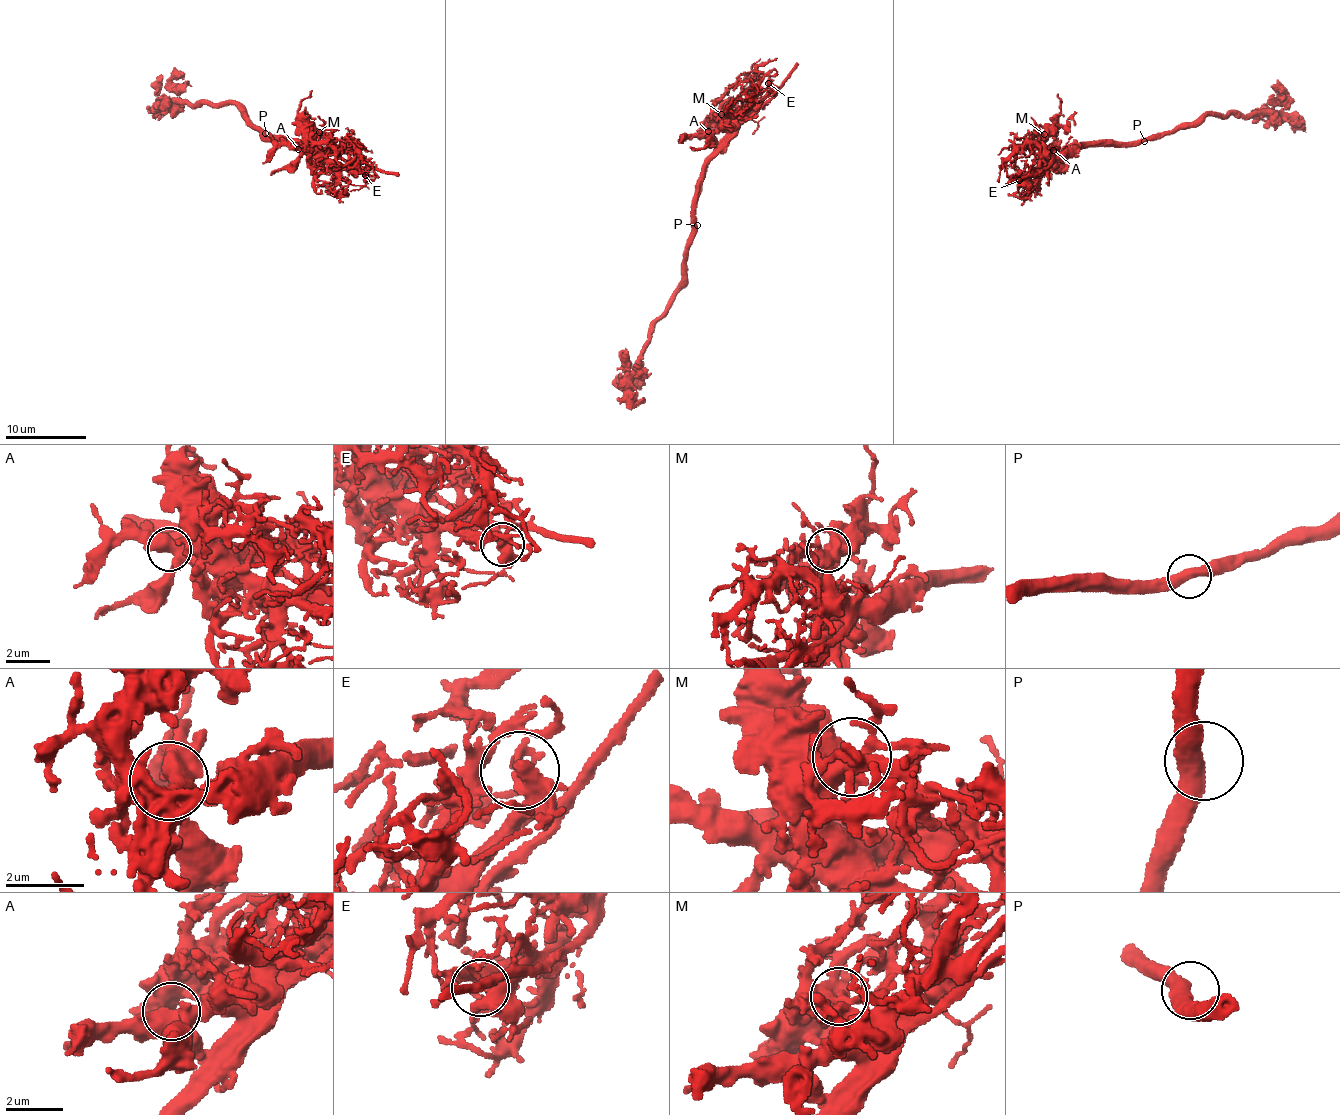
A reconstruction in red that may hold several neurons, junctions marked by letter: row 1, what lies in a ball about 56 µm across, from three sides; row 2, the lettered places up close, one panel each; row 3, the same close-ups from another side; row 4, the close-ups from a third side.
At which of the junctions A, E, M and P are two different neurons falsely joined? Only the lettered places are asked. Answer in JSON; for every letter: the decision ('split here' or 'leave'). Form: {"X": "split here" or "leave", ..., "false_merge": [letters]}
{"A": "leave", "E": "leave", "M": "leave", "P": "leave", "false_merge": []}

